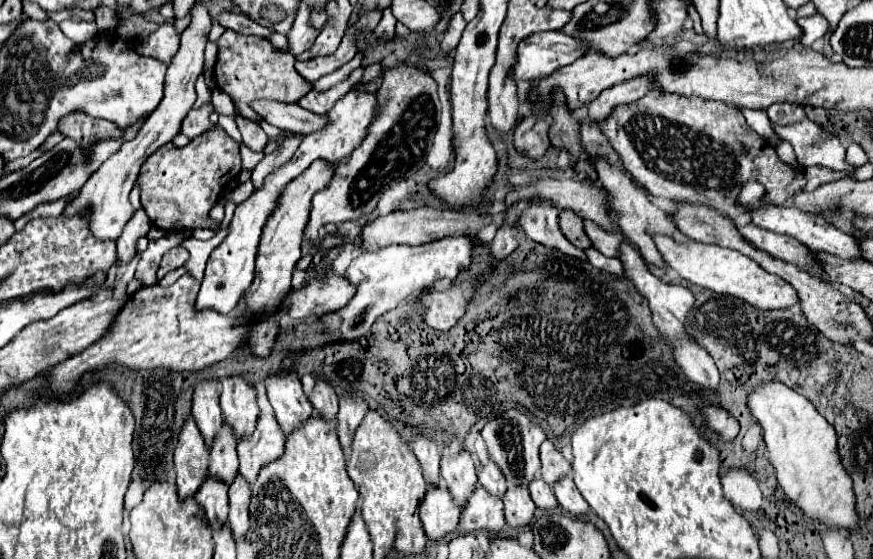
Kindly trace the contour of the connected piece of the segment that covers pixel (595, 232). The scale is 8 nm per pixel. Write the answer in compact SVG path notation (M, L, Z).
M585 220L585 232L591 238L593 248L597 248L601 254L605 254L609 258L617 256L619 242L631 243L621 232L605 232L603 228L595 226L595 222L591 222L591 220Z

